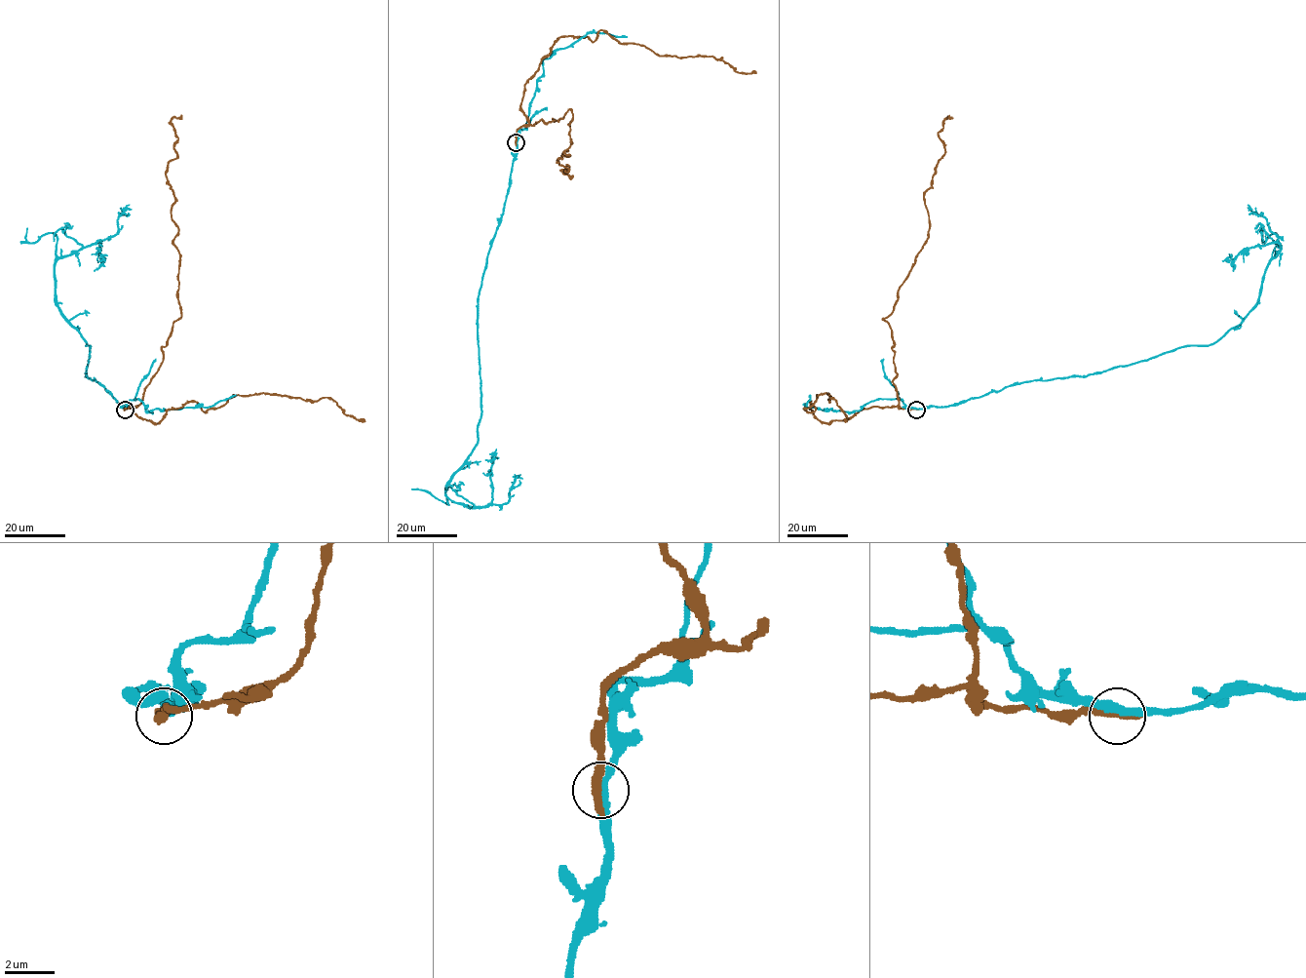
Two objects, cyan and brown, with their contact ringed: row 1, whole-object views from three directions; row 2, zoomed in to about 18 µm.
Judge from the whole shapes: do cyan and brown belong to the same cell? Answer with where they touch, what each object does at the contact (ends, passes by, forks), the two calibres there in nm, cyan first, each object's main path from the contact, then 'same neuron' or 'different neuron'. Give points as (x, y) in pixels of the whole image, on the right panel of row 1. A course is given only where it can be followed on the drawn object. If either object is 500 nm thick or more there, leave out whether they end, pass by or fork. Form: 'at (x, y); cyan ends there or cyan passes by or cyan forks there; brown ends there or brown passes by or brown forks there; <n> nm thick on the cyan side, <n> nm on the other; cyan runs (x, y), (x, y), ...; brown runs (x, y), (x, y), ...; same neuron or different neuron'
at (916, 410); cyan passes by; brown ends there; 320 nm thick on the cyan side, 400 nm on the other; cyan runs (916, 410), (1213, 344), (1257, 301), (1267, 263), (1280, 250), (1264, 217), (1248, 205); brown runs (916, 410), (899, 407), (892, 329), (882, 319), (928, 238), (924, 194), (944, 153), (939, 132), (949, 119); different neuron

